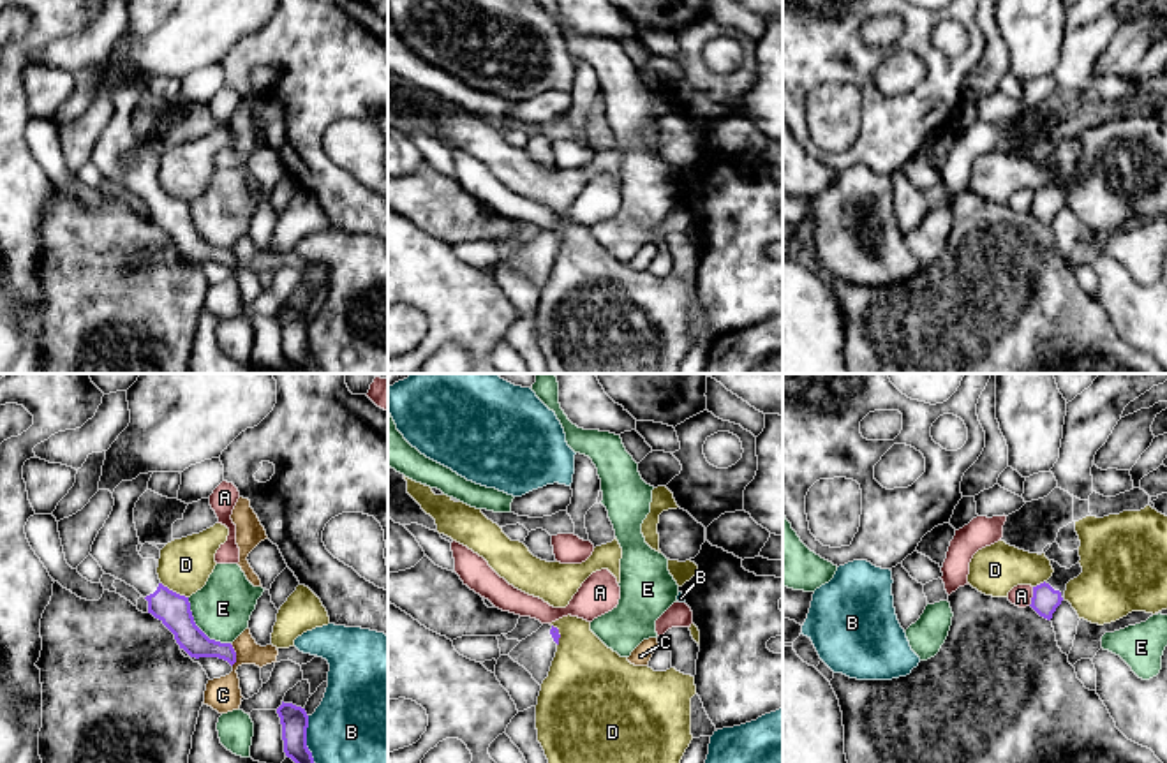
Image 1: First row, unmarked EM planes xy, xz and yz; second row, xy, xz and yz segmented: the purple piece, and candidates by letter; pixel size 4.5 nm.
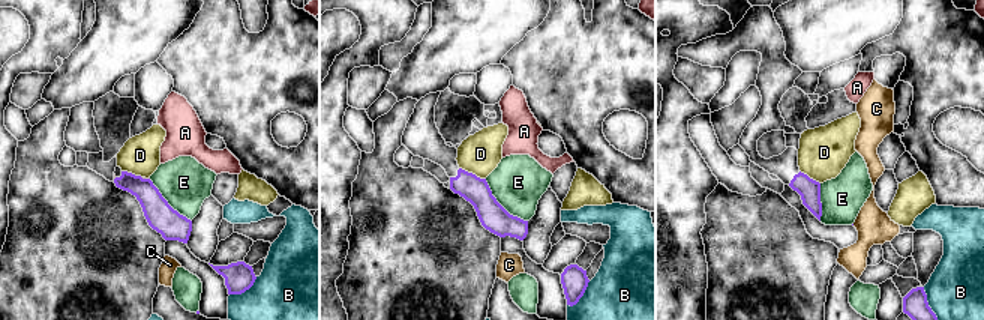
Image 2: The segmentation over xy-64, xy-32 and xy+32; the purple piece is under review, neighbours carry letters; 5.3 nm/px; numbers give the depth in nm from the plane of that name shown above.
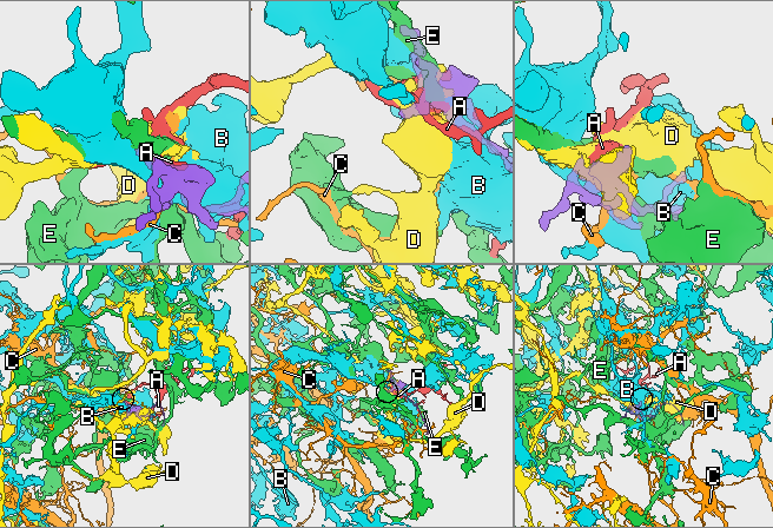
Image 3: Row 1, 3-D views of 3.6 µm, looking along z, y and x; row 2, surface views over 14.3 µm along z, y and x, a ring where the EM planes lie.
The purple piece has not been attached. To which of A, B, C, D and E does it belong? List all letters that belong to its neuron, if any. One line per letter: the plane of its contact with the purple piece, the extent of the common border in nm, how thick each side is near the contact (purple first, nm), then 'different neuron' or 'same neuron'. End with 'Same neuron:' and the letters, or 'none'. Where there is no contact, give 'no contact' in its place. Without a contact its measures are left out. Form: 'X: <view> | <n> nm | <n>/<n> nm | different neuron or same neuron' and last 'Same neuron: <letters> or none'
A: yz | 90 nm | 120/100 nm | different neuron
B: xy | 220 nm | 130/380 nm | different neuron
C: xy | 110 nm | 120/160 nm | different neuron
D: xy | 150 nm | 150/240 nm | different neuron
E: xy | 300 nm | 150/260 nm | different neuron
Same neuron: none

